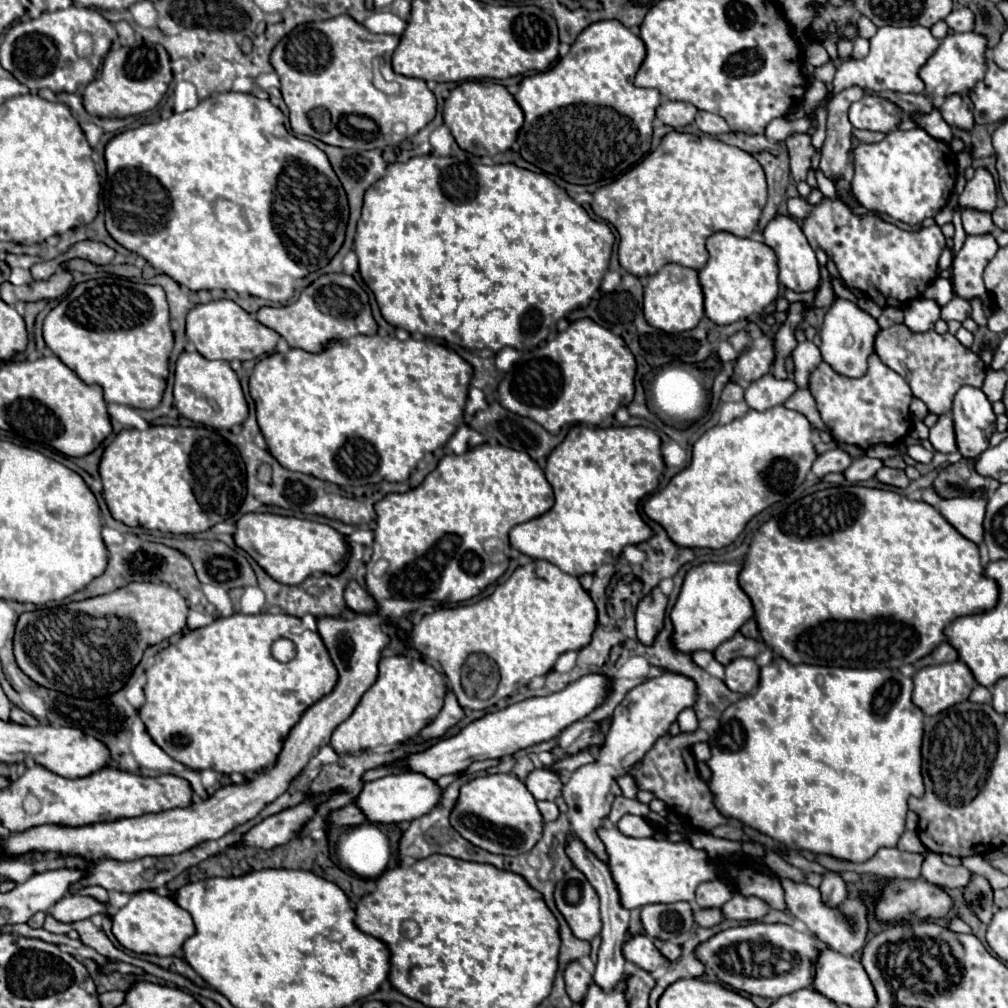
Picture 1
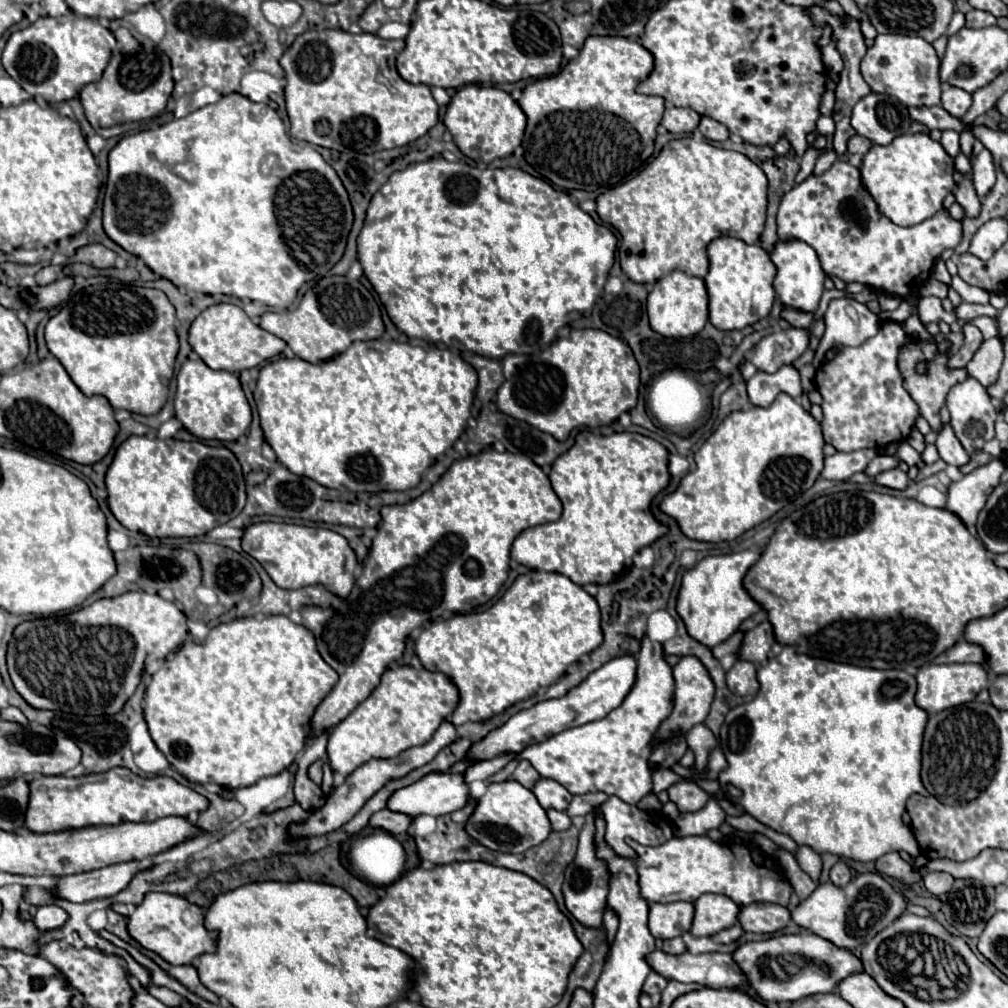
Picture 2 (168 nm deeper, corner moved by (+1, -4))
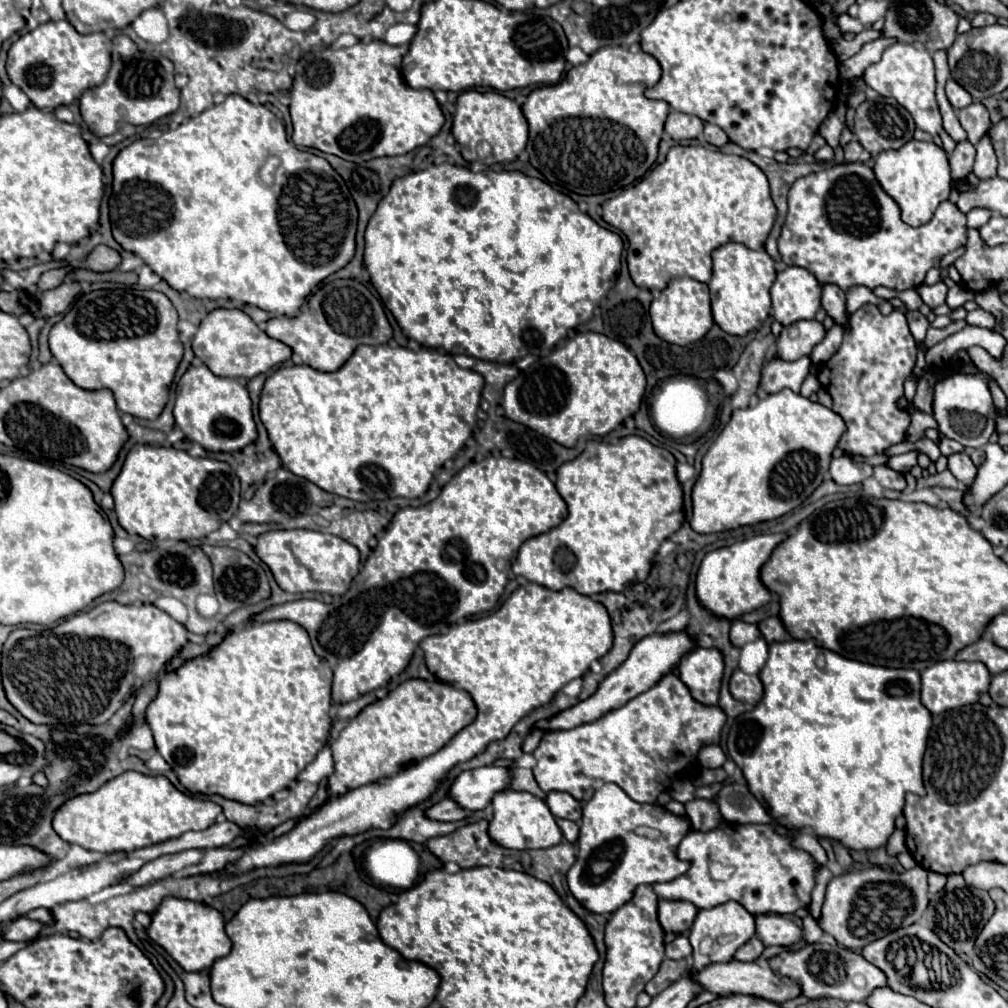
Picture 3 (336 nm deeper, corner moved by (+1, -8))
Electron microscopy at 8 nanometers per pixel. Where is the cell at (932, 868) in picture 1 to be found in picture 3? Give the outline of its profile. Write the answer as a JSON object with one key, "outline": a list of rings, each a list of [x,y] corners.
{"outline":[[[929,872],[929,892],[931,894],[941,892],[945,888],[945,882],[947,882],[947,876],[937,874],[937,872]]]}

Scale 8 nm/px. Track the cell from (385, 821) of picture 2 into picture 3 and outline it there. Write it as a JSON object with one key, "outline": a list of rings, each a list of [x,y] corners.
{"outline":[[[443,800],[439,804],[435,804],[433,808],[427,810],[427,816],[431,820],[441,820],[441,822],[455,822],[455,820],[465,820],[471,812],[461,808],[459,804],[455,804],[455,800]]]}

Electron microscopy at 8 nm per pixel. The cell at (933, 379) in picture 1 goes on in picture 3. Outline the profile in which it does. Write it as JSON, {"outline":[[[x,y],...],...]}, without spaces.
{"outline":[[[941,438],[939,448],[941,448],[941,454],[943,454],[943,456],[951,456],[951,454],[955,454],[955,452],[965,452],[965,448],[963,448],[961,444],[957,444],[955,440],[947,440],[947,438]]]}

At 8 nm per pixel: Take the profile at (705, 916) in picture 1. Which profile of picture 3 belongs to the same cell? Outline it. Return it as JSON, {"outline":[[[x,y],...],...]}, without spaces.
{"outline":[[[751,938],[743,948],[739,948],[739,952],[735,954],[735,958],[741,960],[741,962],[753,962],[753,960],[757,960],[761,956],[763,948],[765,946],[763,946],[763,942],[759,938]]]}

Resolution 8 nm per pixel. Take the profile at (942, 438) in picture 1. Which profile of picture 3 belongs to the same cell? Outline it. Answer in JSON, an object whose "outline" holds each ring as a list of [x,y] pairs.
{"outline":[[[965,452],[949,456],[949,470],[967,488],[973,484],[975,476],[977,476],[977,468],[975,468],[975,464],[971,462],[971,458]]]}

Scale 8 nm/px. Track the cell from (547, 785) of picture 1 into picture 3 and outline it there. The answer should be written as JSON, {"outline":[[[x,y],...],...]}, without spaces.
{"outline":[[[549,792],[547,794],[547,806],[553,812],[553,816],[557,818],[565,818],[565,820],[581,820],[583,816],[583,804],[579,800],[575,800],[571,794],[567,792]]]}

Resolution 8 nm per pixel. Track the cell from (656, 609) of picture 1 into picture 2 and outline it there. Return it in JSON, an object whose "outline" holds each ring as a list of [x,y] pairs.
{"outline":[[[643,636],[641,650],[637,654],[635,684],[619,708],[611,710],[601,720],[563,730],[539,744],[533,744],[517,754],[515,759],[529,760],[543,778],[557,780],[571,794],[605,792],[621,798],[627,804],[637,804],[651,792],[651,770],[647,766],[651,742],[657,726],[671,714],[671,708],[671,666],[663,658],[661,644]]]}

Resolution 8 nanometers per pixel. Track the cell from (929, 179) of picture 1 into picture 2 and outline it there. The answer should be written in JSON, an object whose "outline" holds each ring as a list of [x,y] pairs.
{"outline":[[[903,134],[891,144],[873,144],[861,162],[861,184],[875,200],[881,214],[899,226],[915,226],[935,216],[943,198],[955,188],[953,158],[927,134]]]}

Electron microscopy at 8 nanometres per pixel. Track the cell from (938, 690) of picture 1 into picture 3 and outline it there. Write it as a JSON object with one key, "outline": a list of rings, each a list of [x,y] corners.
{"outline":[[[943,660],[933,666],[929,666],[921,674],[923,690],[921,690],[921,700],[927,706],[931,714],[941,714],[951,708],[959,708],[965,704],[975,704],[979,702],[979,696],[987,692],[991,674],[983,662],[961,662],[961,660]]]}

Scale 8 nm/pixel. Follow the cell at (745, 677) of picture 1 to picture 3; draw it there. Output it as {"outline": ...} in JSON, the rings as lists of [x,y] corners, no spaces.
{"outline":[[[735,670],[729,680],[729,690],[735,700],[757,704],[763,698],[763,684],[759,676],[745,674],[743,670]]]}

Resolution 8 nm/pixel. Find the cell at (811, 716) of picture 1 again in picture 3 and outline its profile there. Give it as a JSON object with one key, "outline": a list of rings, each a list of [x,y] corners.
{"outline":[[[787,640],[787,642],[775,642],[769,646],[769,658],[763,670],[759,672],[759,678],[765,688],[761,702],[751,712],[741,714],[731,726],[727,736],[729,756],[743,770],[743,776],[753,796],[761,800],[765,808],[769,810],[769,814],[787,828],[801,830],[803,826],[811,826],[819,836],[835,838],[853,850],[875,850],[883,846],[889,840],[891,832],[895,830],[895,818],[903,812],[905,792],[913,792],[919,796],[923,796],[925,792],[922,763],[929,728],[931,728],[931,712],[927,712],[927,708],[921,704],[921,698],[919,698],[919,692],[921,692],[919,672],[911,668],[883,668],[883,666],[863,664],[857,660],[847,660],[839,656],[837,652],[819,648],[813,640]]]}

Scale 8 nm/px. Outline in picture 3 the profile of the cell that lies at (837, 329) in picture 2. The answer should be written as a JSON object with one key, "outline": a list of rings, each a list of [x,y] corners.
{"outline":[[[823,284],[821,286],[821,306],[827,310],[827,314],[847,328],[847,316],[845,316],[845,294],[837,284]]]}

